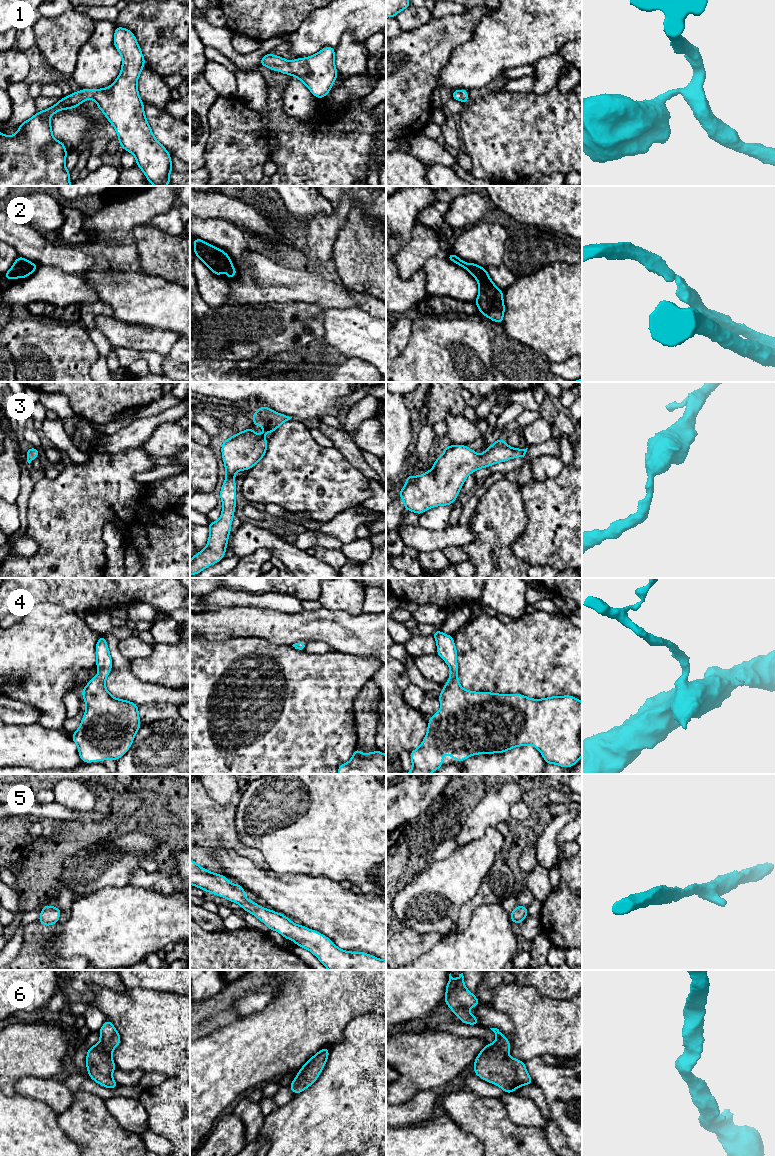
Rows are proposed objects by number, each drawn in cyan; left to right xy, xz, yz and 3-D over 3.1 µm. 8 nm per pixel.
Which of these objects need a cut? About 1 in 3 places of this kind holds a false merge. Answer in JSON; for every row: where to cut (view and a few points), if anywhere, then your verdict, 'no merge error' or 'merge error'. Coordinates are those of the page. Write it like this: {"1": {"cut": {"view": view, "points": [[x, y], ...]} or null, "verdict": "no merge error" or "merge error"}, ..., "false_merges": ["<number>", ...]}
{"1": {"cut": null, "verdict": "no merge error"}, "2": {"cut": null, "verdict": "no merge error"}, "3": {"cut": null, "verdict": "no merge error"}, "4": {"cut": null, "verdict": "no merge error"}, "5": {"cut": null, "verdict": "no merge error"}, "6": {"cut": null, "verdict": "no merge error"}, "false_merges": []}

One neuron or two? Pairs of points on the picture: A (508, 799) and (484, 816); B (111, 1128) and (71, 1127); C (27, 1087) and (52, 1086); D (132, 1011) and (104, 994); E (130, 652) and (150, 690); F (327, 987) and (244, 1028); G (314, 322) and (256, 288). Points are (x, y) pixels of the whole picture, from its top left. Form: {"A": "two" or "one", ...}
{"A": "one", "B": "one", "C": "one", "D": "one", "E": "two", "F": "one", "G": "two"}

